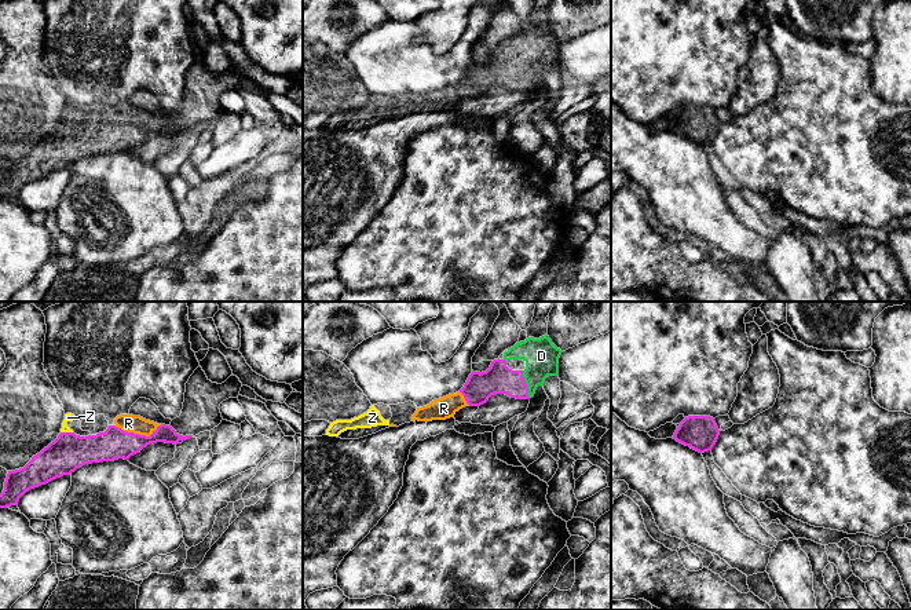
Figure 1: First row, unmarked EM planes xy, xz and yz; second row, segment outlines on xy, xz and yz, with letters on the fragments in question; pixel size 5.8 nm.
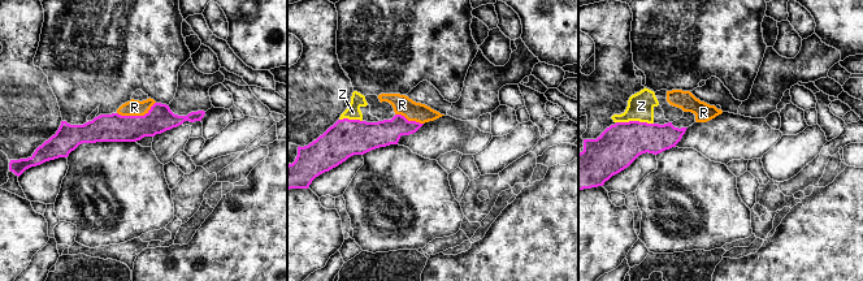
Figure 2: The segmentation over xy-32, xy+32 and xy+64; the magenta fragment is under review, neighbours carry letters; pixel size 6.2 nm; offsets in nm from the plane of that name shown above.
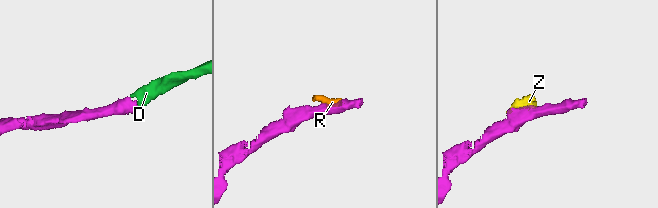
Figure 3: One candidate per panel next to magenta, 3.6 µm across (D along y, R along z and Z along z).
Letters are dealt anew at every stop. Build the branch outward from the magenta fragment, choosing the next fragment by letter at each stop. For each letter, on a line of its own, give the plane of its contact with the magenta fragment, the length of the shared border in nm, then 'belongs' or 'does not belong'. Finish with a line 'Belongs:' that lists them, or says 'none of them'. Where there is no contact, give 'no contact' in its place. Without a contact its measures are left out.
D: xz | 170 nm | belongs
R: xy | 280 nm | belongs
Z: xy | 70 nm | belongs
Belongs: D, R, Z

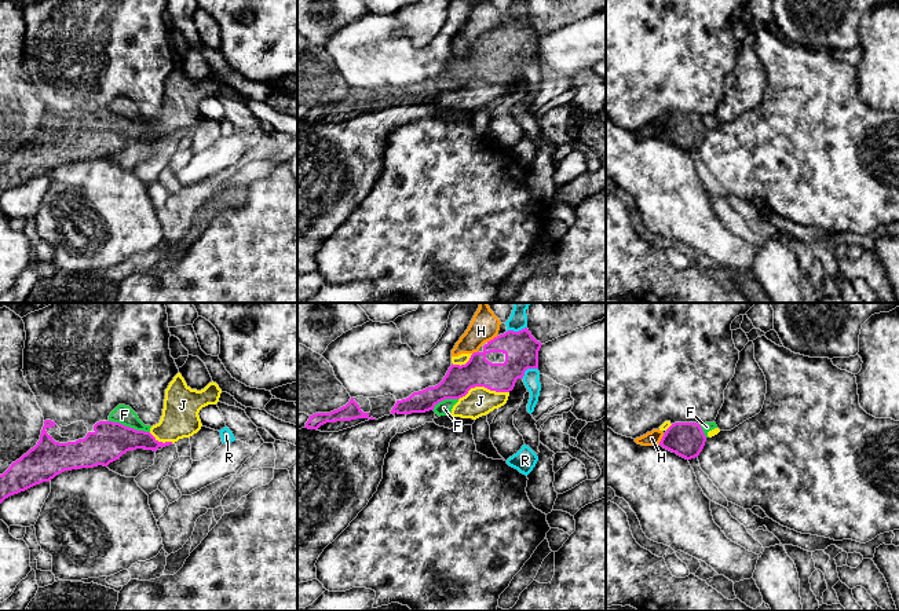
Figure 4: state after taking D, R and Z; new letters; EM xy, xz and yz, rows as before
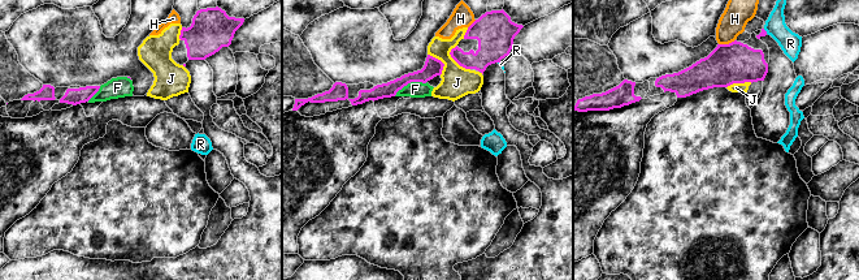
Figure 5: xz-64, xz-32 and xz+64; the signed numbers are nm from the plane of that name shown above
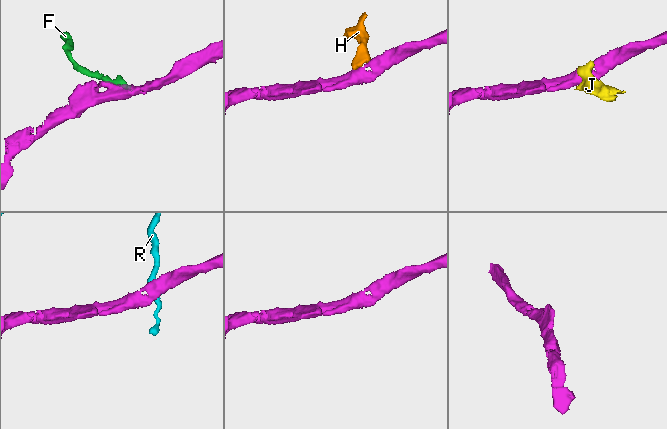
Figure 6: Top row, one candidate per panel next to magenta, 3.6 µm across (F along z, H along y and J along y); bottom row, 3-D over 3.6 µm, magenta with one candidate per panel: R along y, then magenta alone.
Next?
F: xy | 260 nm | does not belong
H: xz | 80 nm | does not belong
J: xz | 300 nm | does not belong
R: xz | 120 nm | does not belong
Belongs: none of them

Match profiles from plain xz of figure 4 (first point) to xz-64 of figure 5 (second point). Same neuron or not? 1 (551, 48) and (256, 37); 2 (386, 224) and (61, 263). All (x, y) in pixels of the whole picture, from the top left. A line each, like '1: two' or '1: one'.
1: one
2: two

